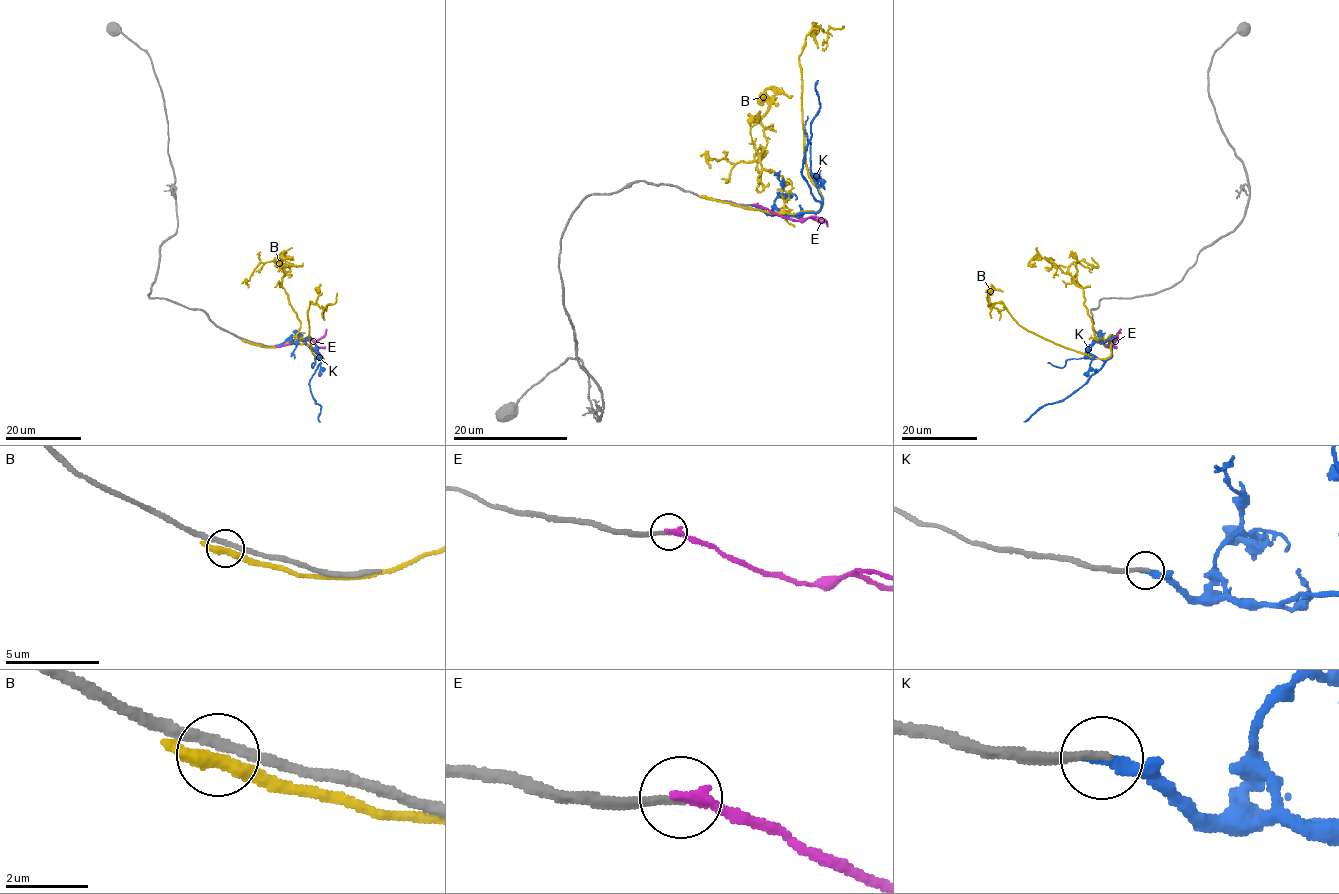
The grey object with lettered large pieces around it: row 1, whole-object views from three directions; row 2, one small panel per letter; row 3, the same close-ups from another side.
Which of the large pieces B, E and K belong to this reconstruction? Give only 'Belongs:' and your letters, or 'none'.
Belongs: K

